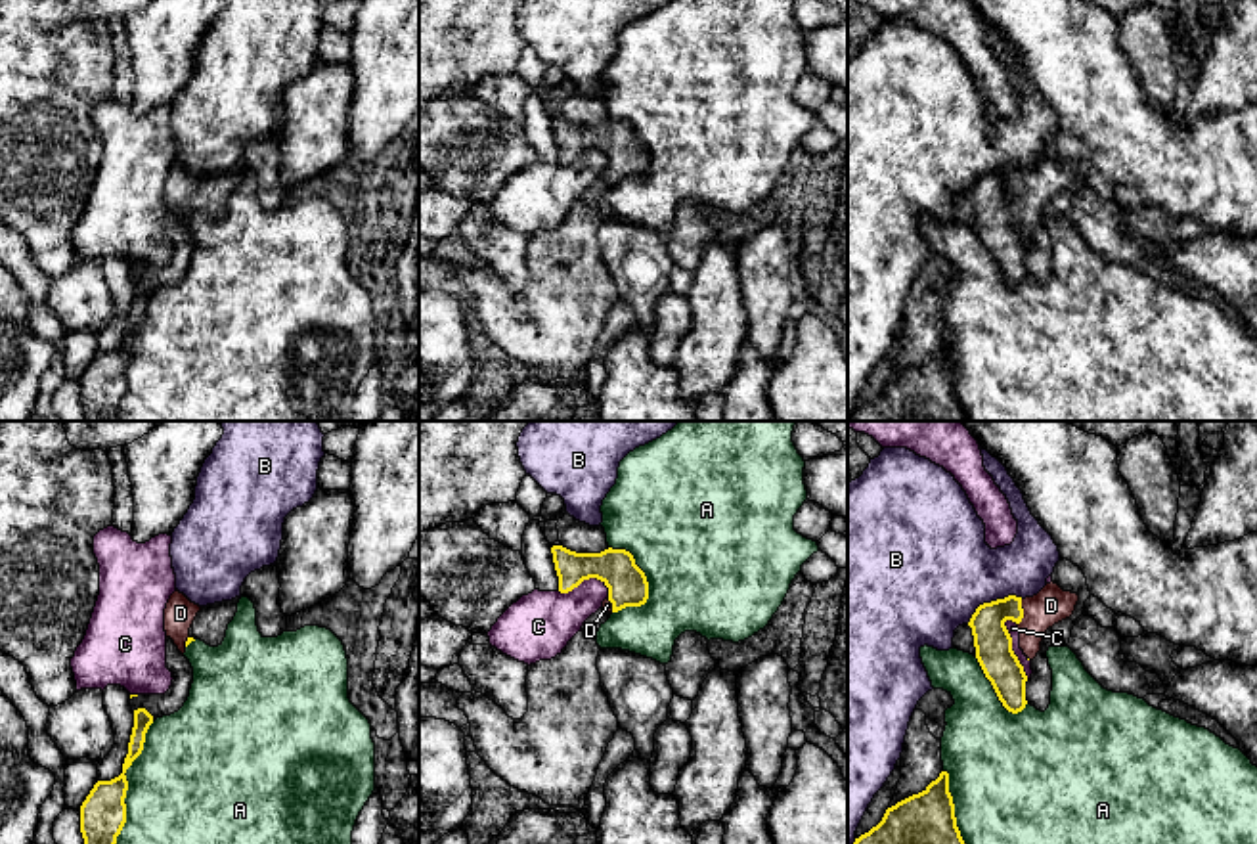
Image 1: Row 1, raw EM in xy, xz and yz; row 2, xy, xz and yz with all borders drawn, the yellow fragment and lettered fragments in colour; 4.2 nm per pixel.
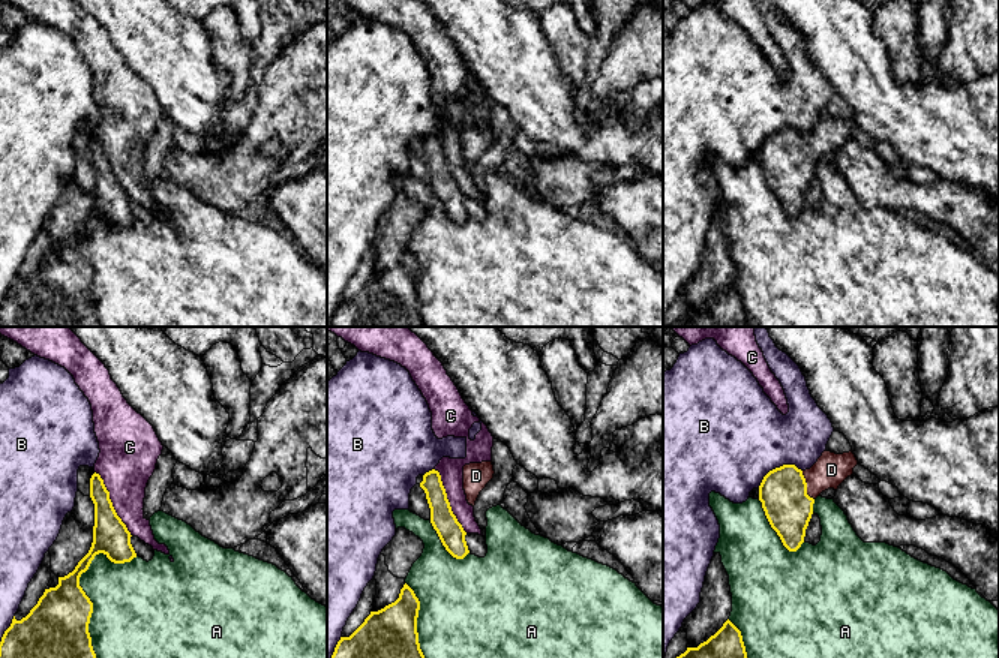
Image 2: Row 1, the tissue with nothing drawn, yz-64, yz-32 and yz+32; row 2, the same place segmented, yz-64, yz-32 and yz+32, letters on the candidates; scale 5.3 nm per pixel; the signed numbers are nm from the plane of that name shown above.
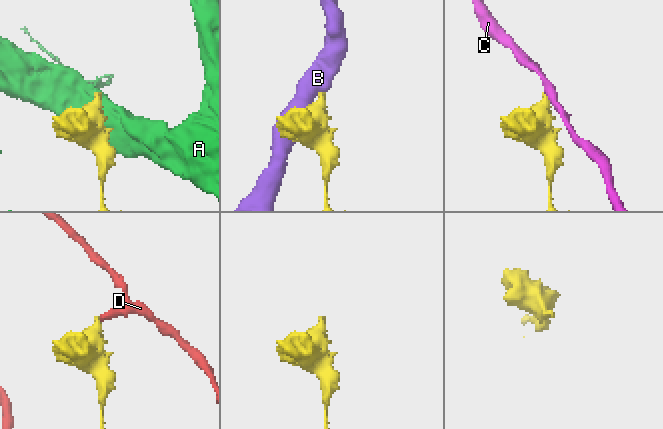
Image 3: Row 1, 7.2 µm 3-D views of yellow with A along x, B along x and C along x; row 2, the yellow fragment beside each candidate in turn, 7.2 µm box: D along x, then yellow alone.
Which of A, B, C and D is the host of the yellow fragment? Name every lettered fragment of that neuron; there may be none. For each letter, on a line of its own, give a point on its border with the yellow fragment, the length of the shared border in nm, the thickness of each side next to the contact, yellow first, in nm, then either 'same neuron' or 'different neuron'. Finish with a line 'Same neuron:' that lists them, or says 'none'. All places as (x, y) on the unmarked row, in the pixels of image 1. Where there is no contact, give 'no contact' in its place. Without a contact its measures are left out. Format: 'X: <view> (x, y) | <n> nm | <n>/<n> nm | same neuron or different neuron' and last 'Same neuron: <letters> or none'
A: xy (127, 356) | 550 nm | 190/500 nm | different neuron
B: yz (992, 173) | 260 nm | 160/440 nm | different neuron
C: yz (1011, 221) | 280 nm | 160/50 nm | different neuron
D: yz (1022, 184) | 110 nm | 160/160 nm | same neuron
Same neuron: D

